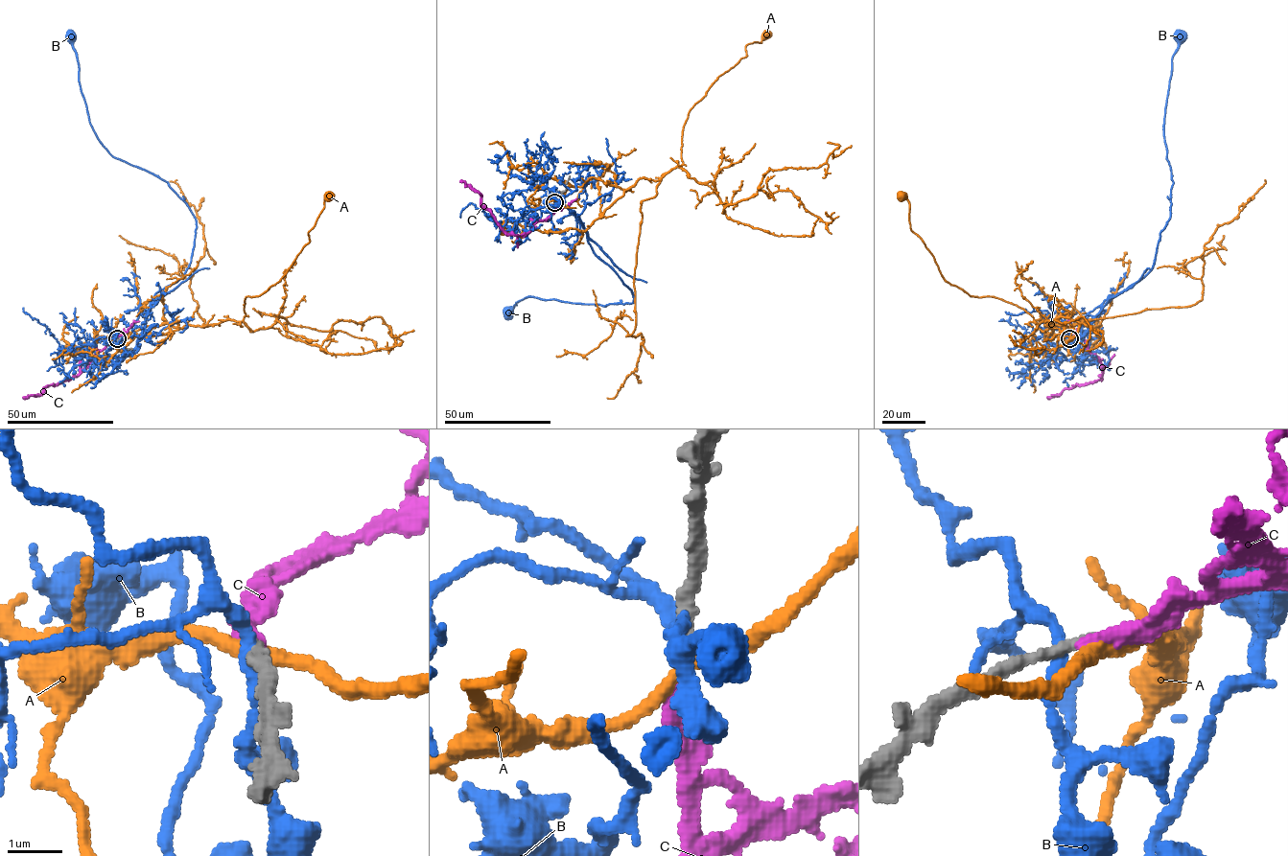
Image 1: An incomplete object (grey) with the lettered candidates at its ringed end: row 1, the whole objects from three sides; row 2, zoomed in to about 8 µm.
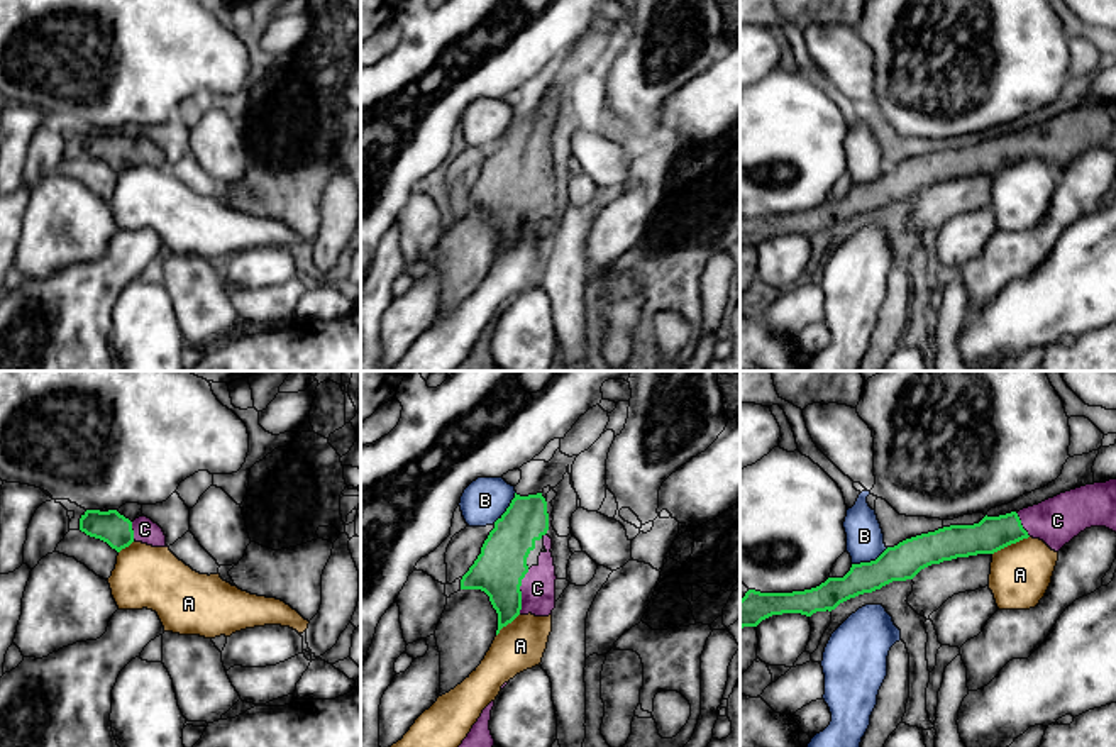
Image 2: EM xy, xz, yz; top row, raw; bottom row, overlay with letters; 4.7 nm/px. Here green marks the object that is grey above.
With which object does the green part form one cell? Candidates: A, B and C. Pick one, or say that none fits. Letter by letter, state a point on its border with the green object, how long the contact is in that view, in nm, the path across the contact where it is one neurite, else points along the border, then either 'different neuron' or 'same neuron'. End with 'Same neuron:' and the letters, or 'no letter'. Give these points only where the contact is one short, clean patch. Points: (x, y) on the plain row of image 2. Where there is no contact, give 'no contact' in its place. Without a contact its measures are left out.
A: contact yz (1010, 165); length 200 nm; border yz (1028, 156), (993, 175); different neuron
B: contact yz (871, 182); length 190 nm; border yz (888, 168), (874, 180), (852, 185); different neuron
C: contact xz (520, 212); length 220 nm; same neuron
Same neuron: C

